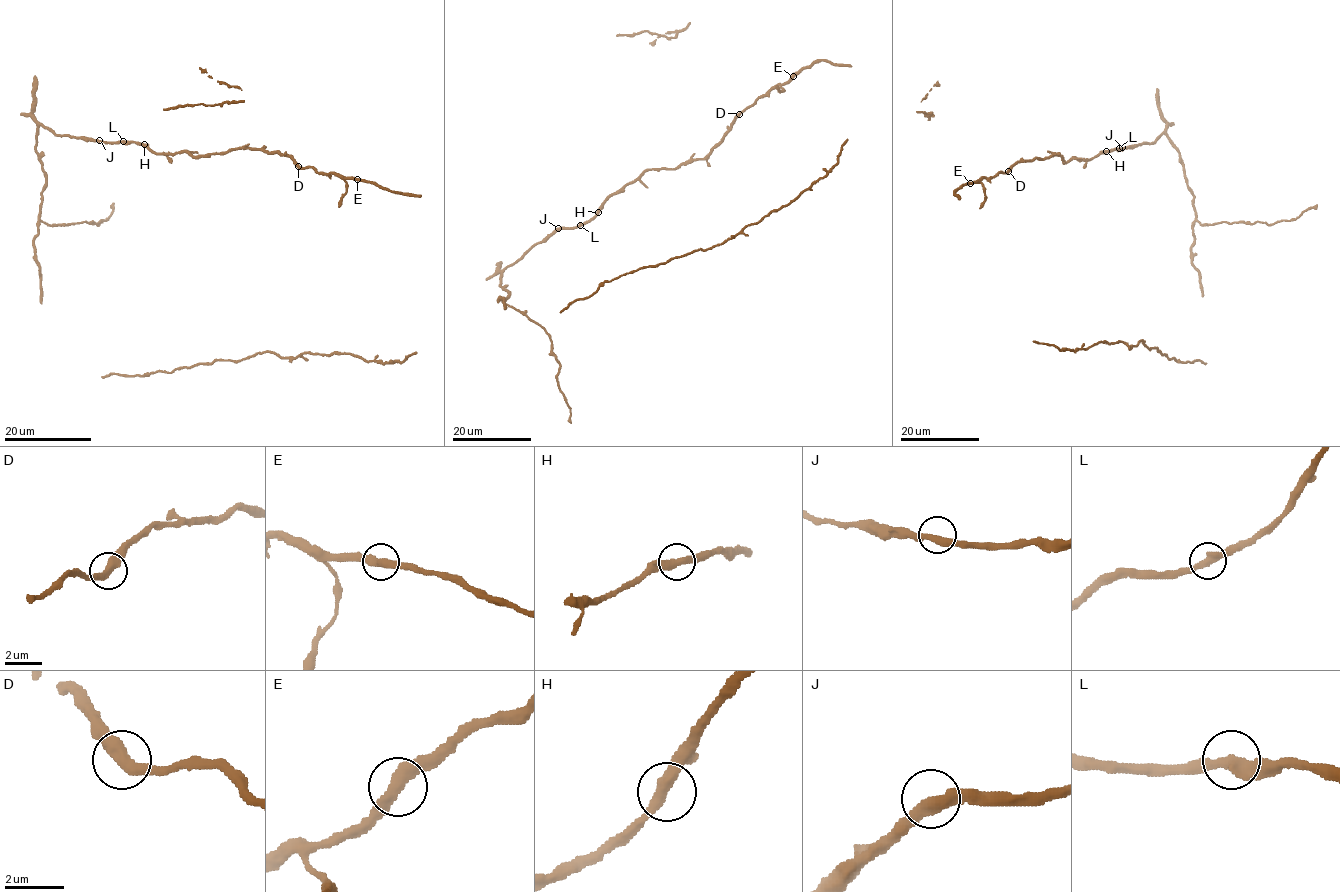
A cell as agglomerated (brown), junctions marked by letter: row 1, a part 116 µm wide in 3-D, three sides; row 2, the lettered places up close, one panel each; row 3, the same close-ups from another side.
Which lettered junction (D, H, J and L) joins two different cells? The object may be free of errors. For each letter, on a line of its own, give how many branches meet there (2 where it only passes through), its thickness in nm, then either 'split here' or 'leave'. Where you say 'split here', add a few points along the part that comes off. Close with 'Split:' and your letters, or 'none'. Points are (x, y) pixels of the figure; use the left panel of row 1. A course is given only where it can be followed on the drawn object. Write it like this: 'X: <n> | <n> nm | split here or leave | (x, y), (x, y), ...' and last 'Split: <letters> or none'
D: 2 | 440 nm | leave
H: 2 | 400 nm | leave
J: 2 | 400 nm | leave
L: 2 | 360 nm | leave
Split: none

